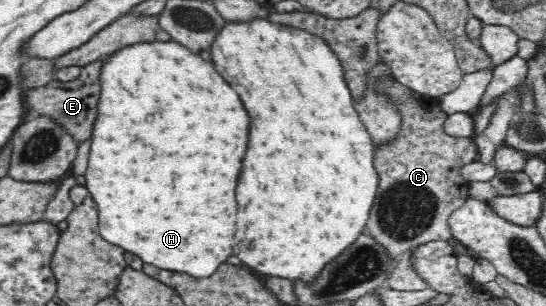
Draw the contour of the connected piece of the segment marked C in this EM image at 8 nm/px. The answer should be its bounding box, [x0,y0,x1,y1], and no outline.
[364,79,477,258]

